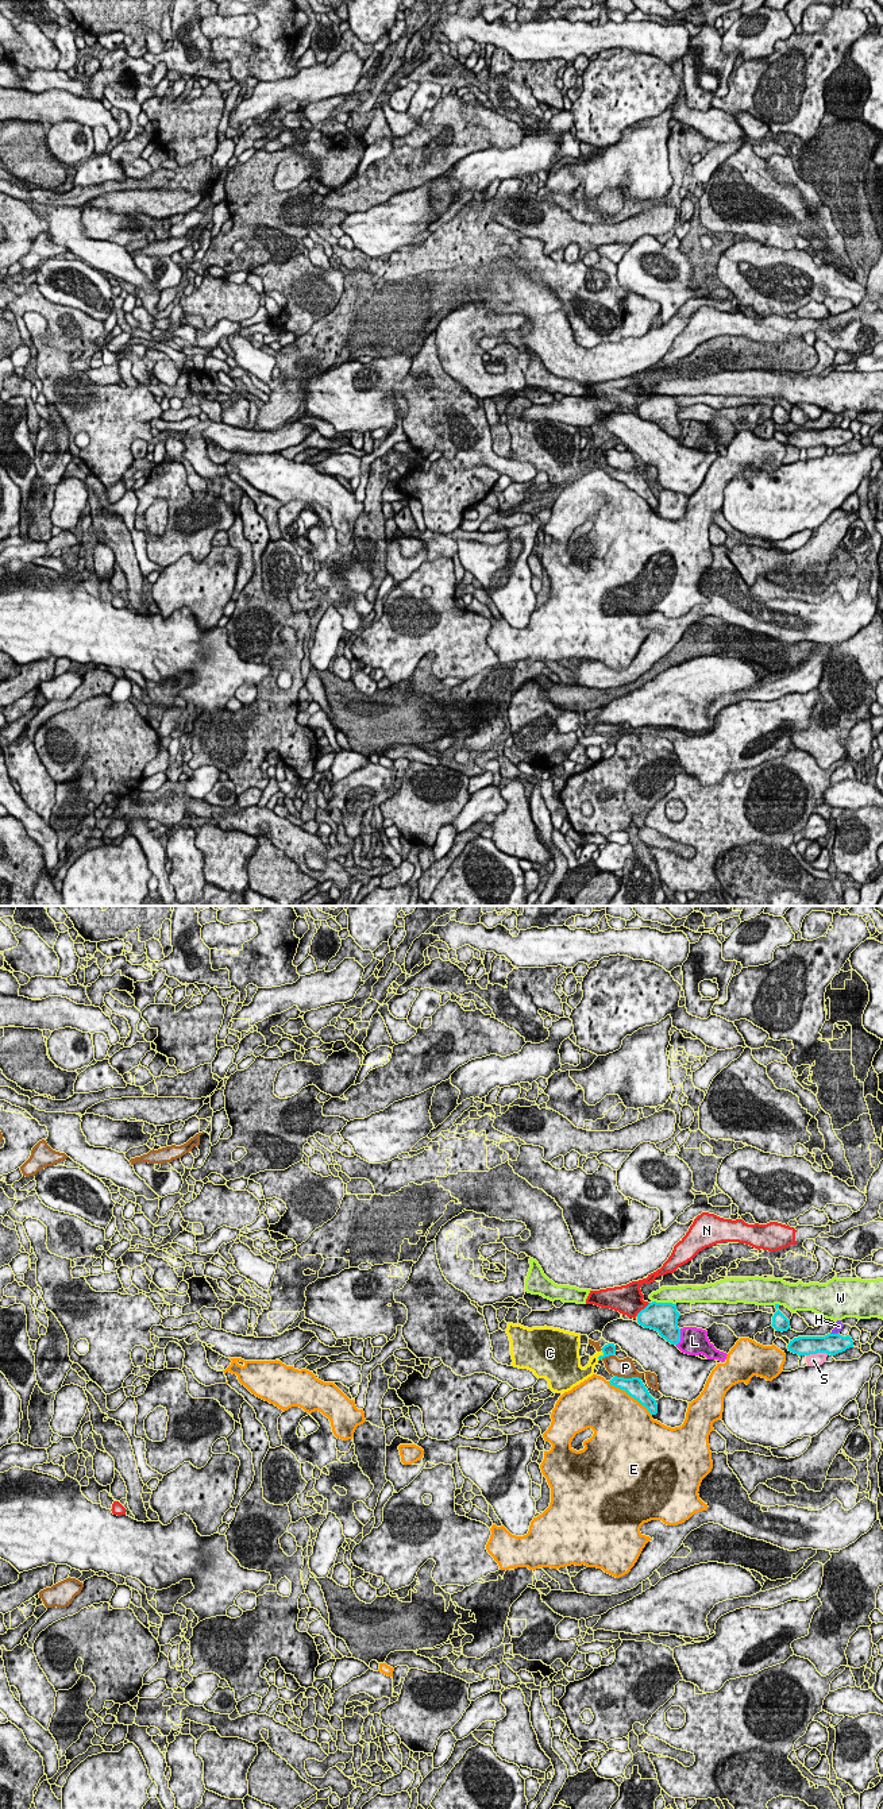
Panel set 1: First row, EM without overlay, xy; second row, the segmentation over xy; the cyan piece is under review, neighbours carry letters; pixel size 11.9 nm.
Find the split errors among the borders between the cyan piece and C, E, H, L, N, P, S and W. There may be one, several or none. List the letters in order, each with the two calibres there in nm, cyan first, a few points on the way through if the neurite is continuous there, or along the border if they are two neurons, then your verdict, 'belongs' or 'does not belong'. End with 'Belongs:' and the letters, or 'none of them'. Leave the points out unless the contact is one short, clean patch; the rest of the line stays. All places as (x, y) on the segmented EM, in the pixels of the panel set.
C: calibres 140 and 140 nm; way xy (609, 1349), (600, 1356), (586, 1372); belongs
E: calibres 220 and 500 nm; does not belong
H: calibres 260 and 100 nm; does not belong
L: calibres 300 and 320 nm; does not belong
N: calibres 360 and 360 nm; border xy (650, 1303), (636, 1315); does not belong
P: calibres 220 and 240 nm; does not belong
S: calibres 260 and 160 nm; does not belong
W: calibres 360 and 200 nm; does not belong
Belongs: C

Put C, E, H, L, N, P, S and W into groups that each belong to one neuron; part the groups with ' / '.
C / E / H / L S / N / P / W

